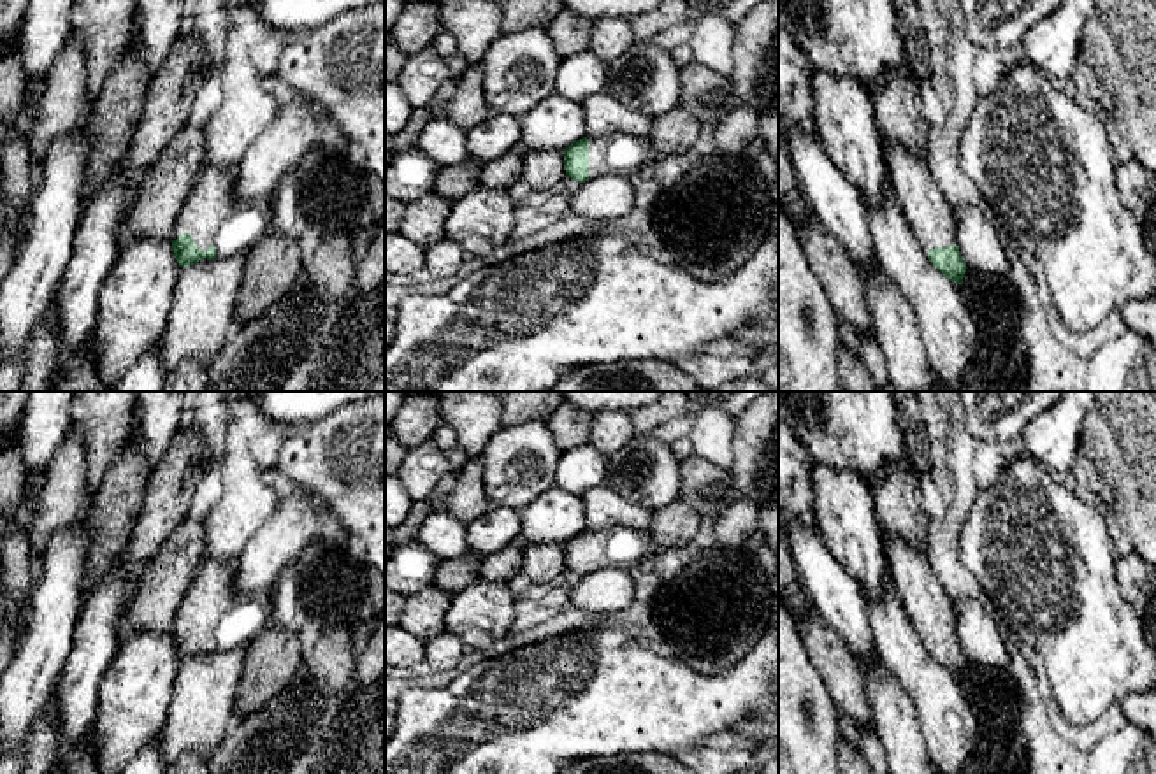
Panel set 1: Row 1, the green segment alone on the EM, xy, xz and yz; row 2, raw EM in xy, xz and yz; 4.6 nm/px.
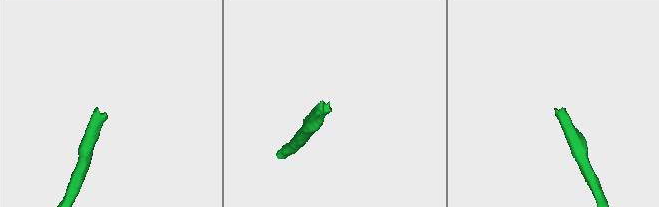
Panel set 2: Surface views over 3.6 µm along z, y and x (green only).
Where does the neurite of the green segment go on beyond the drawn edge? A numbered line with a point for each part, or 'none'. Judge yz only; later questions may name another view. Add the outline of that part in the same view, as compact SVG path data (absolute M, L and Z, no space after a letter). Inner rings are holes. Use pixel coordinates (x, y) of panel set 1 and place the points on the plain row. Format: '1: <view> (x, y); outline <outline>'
1: yz (932, 613); outline M882 530L882 546L891 581L921 644L928 649L933 641L956 637L954 604L936 579L928 556L885 530Z

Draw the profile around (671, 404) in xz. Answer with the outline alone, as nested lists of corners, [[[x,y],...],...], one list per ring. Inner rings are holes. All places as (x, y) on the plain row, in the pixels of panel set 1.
[[[662,391],[654,404],[632,409],[629,418],[638,434],[652,434],[657,426],[694,409],[685,391]]]

